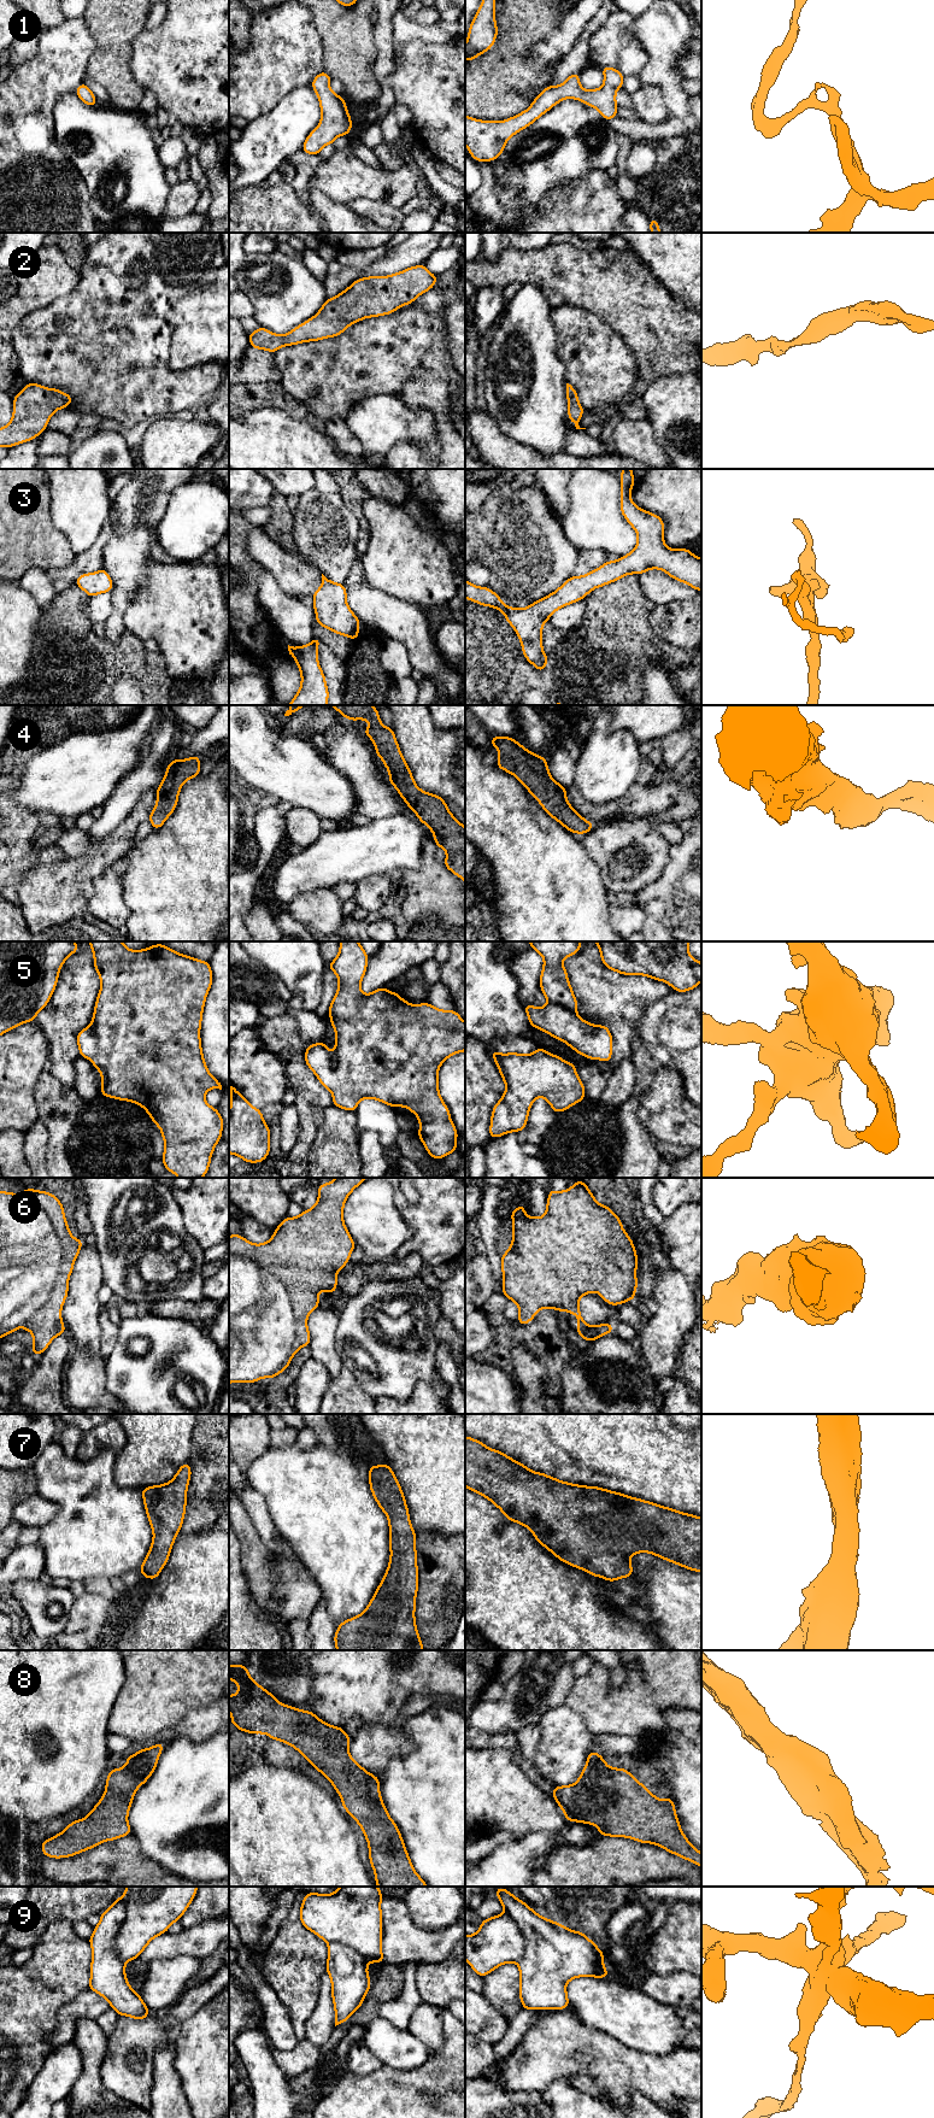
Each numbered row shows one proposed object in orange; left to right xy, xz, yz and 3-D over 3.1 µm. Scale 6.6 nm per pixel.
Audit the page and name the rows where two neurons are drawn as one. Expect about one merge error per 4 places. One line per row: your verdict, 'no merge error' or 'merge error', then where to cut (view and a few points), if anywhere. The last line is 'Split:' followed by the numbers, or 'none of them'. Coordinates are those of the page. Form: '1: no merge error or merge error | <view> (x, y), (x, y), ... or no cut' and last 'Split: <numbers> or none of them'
1: no merge error | no cut
2: no merge error | no cut
3: no merge error | no cut
4: no merge error | no cut
5: no merge error | no cut
6: no merge error | no cut
7: no merge error | no cut
8: no merge error | no cut
9: merge error | xy (124, 1895), (125, 1919), (113, 1940), (115, 1952), (124, 1963)
Split: 9

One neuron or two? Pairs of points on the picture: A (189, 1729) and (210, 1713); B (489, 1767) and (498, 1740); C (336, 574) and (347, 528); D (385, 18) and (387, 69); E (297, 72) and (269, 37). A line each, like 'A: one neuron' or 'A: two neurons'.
A: one neuron
B: two neurons
C: one neuron
D: one neuron
E: one neuron

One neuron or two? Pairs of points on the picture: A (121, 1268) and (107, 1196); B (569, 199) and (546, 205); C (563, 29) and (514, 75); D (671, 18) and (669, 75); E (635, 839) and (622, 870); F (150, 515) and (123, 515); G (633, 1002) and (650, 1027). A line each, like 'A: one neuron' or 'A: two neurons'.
A: one neuron
B: two neurons
C: two neurons
D: one neuron
E: one neuron
F: one neuron
G: two neurons

